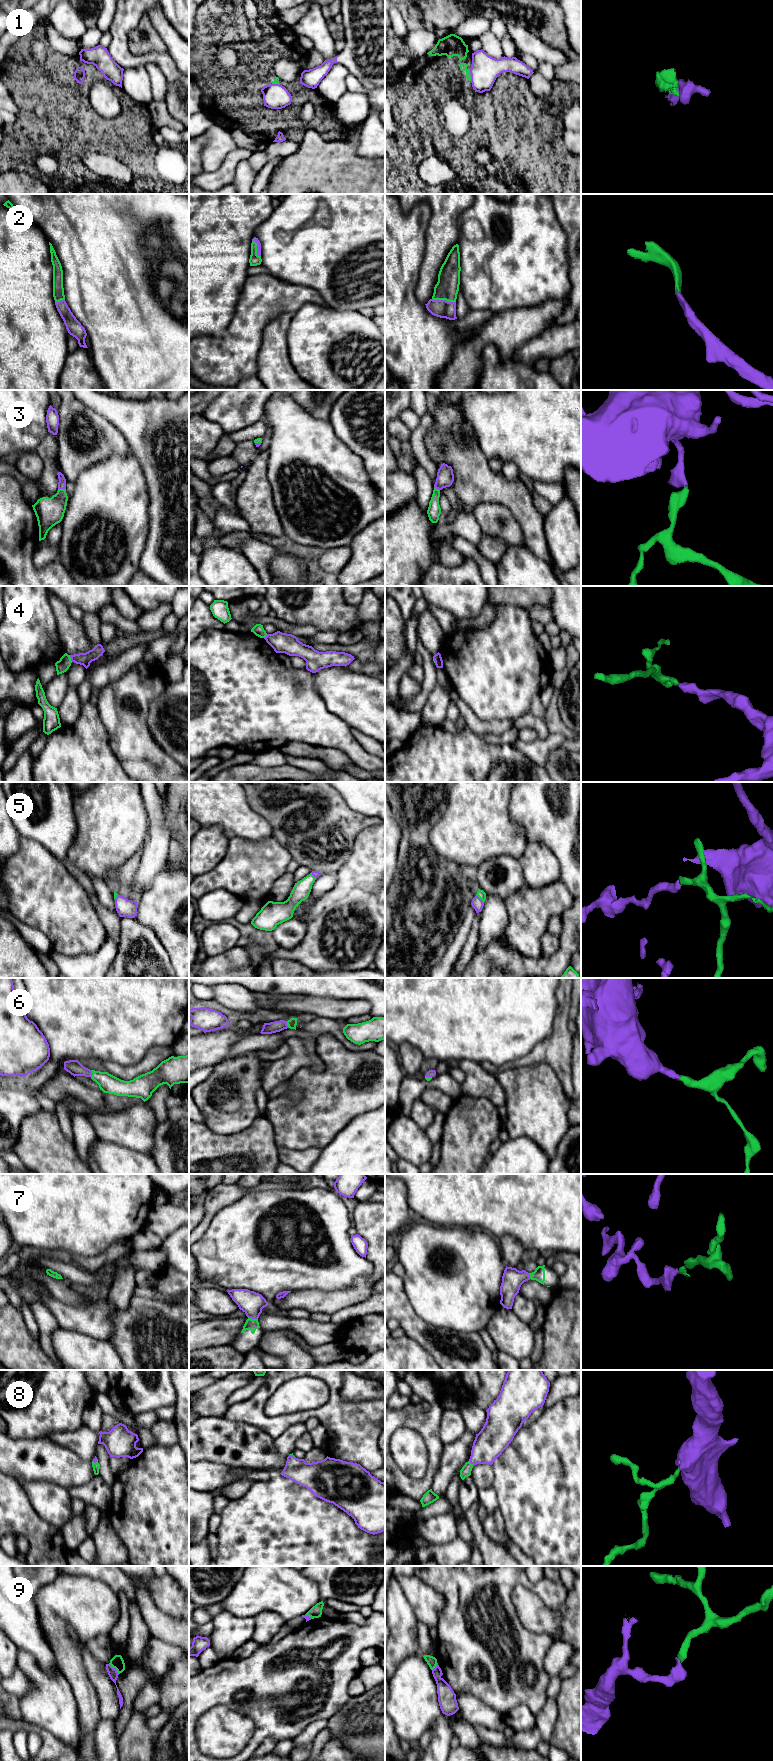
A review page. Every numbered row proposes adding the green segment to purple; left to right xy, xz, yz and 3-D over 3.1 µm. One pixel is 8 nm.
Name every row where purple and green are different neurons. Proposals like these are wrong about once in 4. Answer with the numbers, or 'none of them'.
1, 4, 9

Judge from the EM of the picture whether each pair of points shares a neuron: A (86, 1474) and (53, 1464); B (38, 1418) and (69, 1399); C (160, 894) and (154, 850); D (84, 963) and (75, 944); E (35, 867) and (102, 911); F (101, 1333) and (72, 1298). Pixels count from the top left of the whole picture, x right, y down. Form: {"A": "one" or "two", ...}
{"A": "one", "B": "one", "C": "two", "D": "two", "E": "two", "F": "two"}

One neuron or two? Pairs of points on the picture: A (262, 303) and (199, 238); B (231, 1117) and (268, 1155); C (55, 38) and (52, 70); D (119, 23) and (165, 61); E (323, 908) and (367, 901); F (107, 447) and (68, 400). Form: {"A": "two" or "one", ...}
{"A": "two", "B": "two", "C": "two", "D": "one", "E": "one", "F": "one"}

